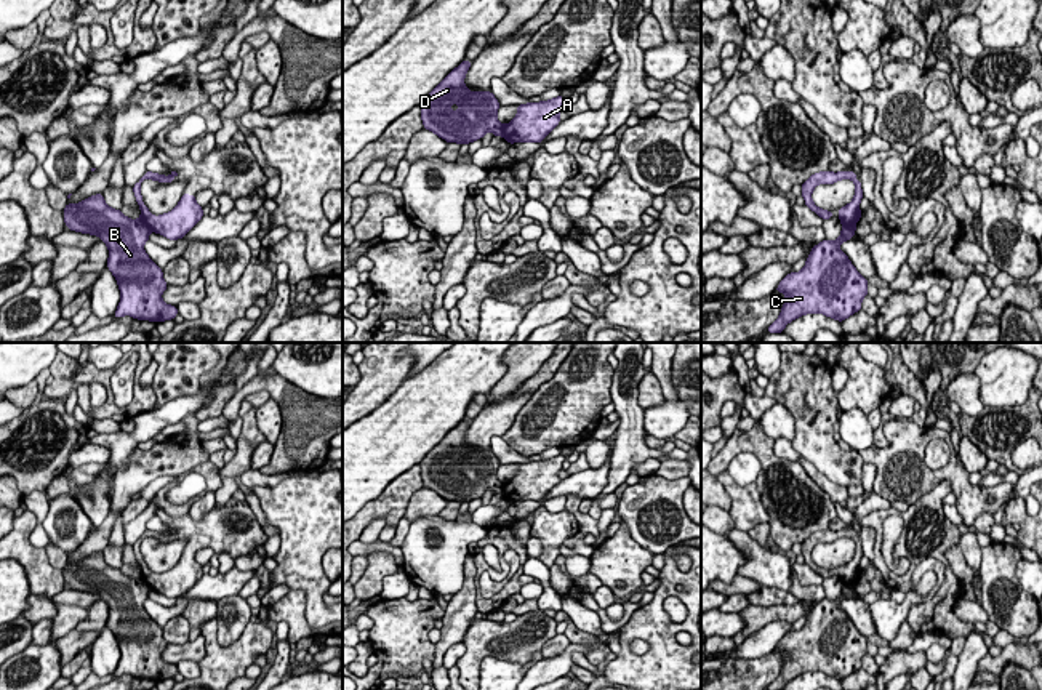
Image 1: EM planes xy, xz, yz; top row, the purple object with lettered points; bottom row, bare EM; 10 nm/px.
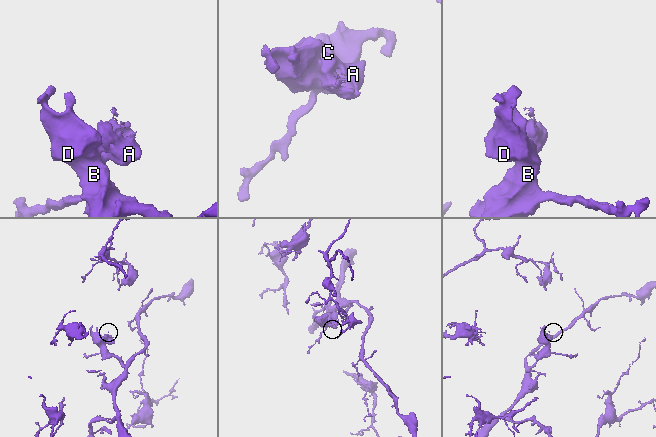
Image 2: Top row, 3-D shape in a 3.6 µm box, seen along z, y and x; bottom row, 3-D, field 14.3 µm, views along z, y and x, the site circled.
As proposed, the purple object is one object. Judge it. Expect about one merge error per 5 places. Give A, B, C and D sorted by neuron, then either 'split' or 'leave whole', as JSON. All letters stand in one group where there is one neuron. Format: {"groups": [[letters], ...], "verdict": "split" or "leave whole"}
{"groups": [["A"], ["B", "C", "D"]], "verdict": "split"}

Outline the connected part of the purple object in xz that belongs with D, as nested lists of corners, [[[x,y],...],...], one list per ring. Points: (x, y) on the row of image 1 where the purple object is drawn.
[[[464,59],[419,104],[424,130],[447,142],[469,144],[487,131],[503,136],[496,114],[499,101],[491,91],[472,93],[464,86],[471,61]]]

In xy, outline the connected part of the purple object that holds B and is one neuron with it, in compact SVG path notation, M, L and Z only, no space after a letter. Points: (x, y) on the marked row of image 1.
M96 194L75 205L67 203L64 223L70 231L98 235L107 245L107 269L122 295L114 319L131 315L157 323L178 315L176 306L162 301L168 283L144 251L150 229L141 218L126 218L120 210L110 208L102 194Z

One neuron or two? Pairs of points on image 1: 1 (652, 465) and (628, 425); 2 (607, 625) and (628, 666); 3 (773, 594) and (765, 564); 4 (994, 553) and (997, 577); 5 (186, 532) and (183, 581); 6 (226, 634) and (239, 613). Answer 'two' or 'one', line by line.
1: two
2: two
3: two
4: one
5: one
6: one

